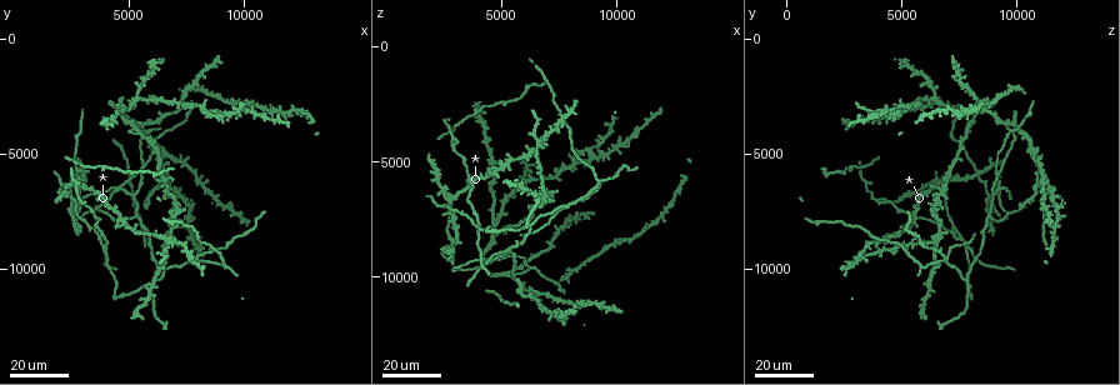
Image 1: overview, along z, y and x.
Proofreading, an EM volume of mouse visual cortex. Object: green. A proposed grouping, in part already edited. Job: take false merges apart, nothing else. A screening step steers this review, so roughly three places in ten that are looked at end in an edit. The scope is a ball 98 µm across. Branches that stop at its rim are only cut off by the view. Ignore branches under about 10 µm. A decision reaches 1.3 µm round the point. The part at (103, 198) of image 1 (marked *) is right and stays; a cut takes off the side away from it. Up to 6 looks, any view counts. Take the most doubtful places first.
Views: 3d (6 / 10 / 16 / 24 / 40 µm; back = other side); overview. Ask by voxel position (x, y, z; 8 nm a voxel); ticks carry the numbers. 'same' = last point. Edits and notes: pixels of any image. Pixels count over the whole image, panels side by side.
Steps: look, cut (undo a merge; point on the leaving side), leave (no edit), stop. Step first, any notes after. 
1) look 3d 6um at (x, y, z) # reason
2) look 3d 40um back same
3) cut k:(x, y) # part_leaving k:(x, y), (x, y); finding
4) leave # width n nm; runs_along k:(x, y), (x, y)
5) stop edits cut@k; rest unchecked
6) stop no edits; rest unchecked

look 3d 16um at (7900, 9600, 7000) # four-way junction

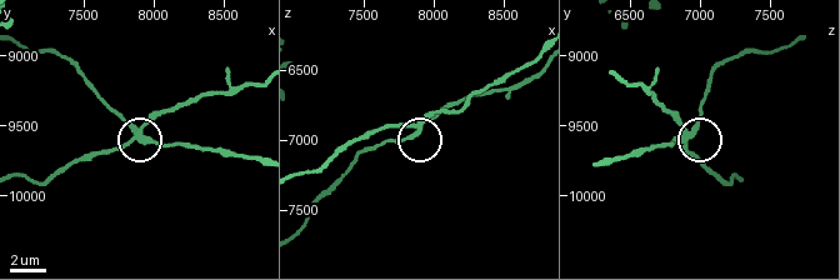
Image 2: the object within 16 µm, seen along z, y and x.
look 3d 10um at (7900, 9560, 6900)

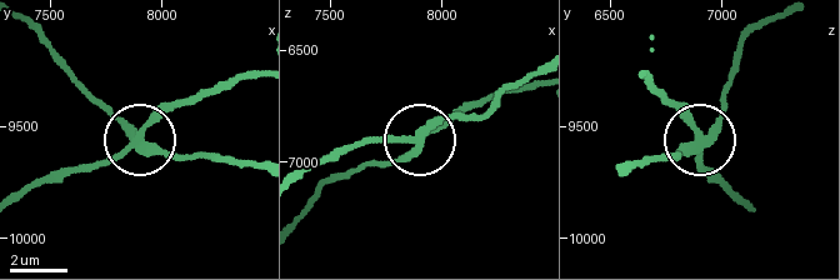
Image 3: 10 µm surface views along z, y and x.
cut 3:(173, 154) # arms 4; two neurons meet here

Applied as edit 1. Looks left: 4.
look overview

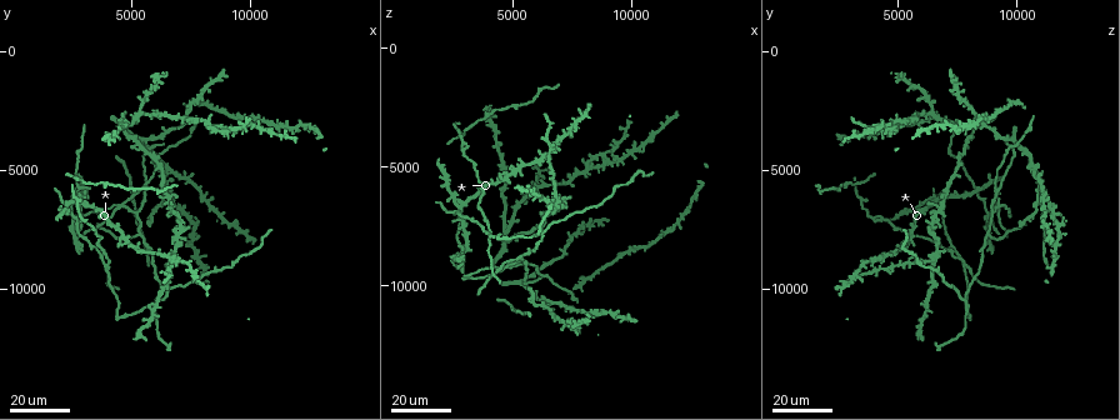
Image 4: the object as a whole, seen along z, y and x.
look 3d 16um at (6600, 9200, 4200) # three arms meet

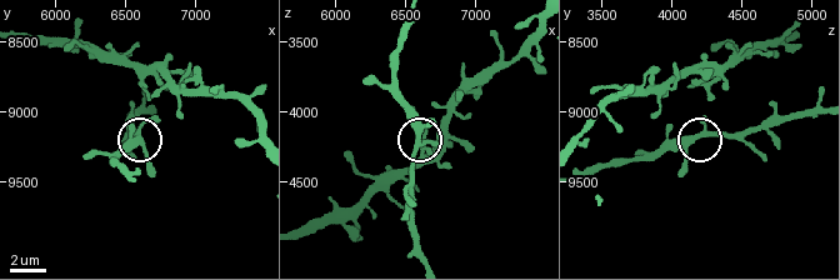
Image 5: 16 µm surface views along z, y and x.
look 3d 10um at (6580, 9160, 4220)

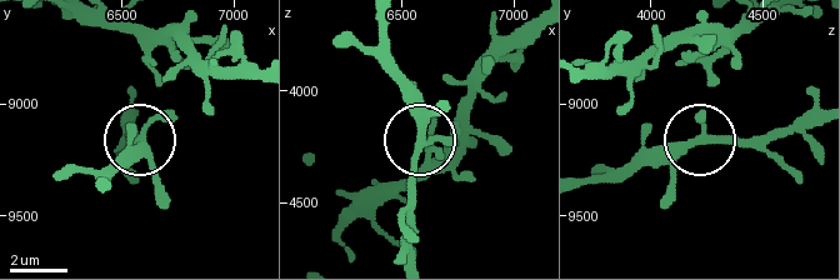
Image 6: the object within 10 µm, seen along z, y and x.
leave # side_arm 15 um; continuous, no second neuron

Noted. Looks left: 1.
stop edits cut@3; rest unchecked

